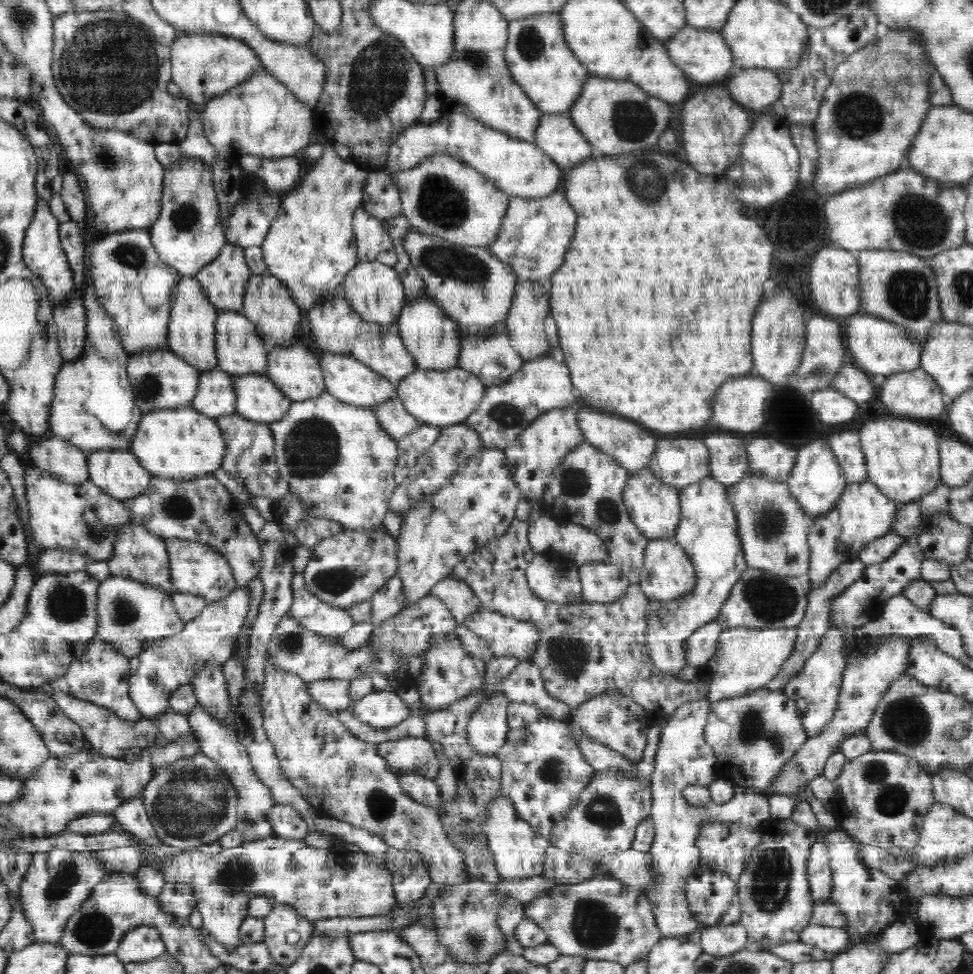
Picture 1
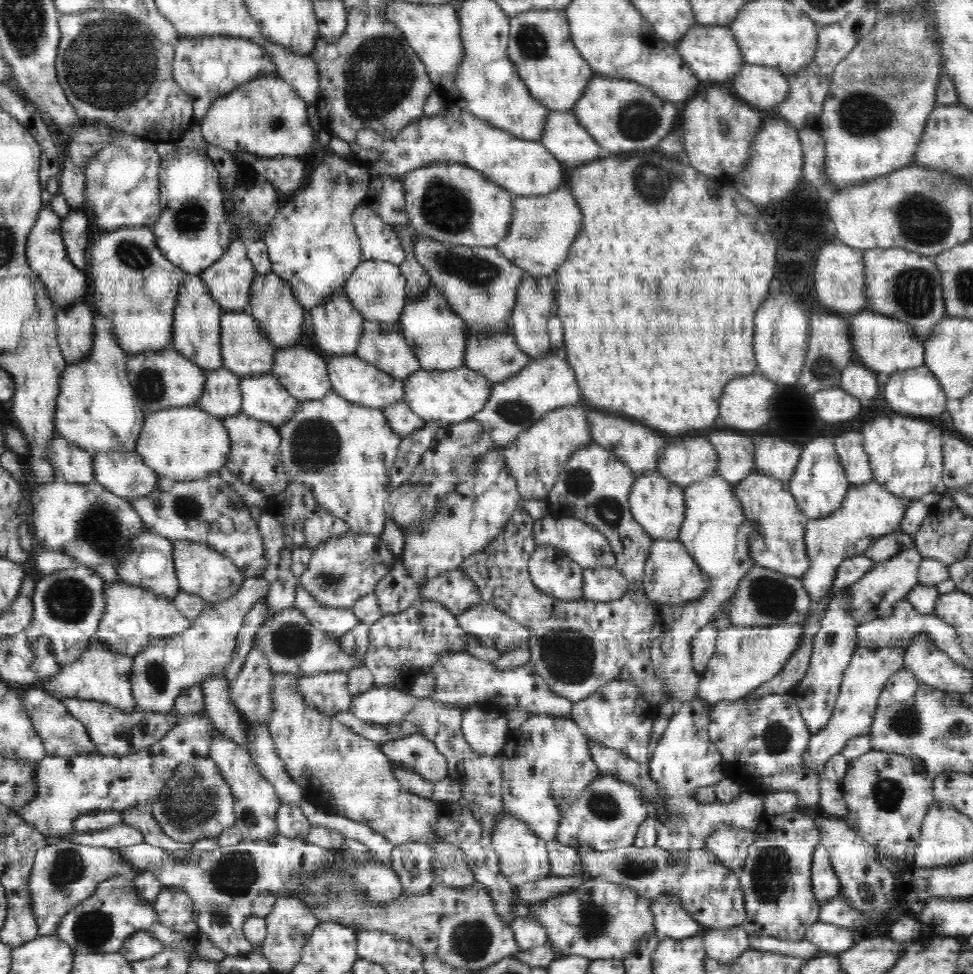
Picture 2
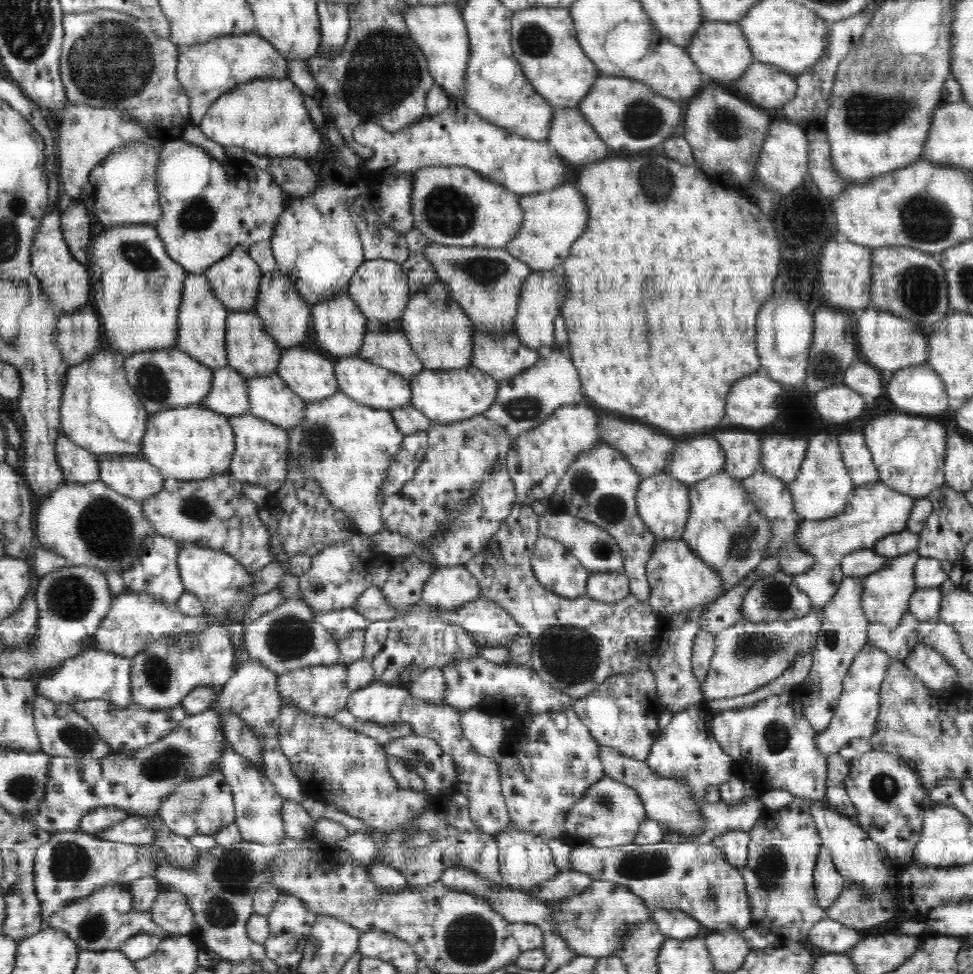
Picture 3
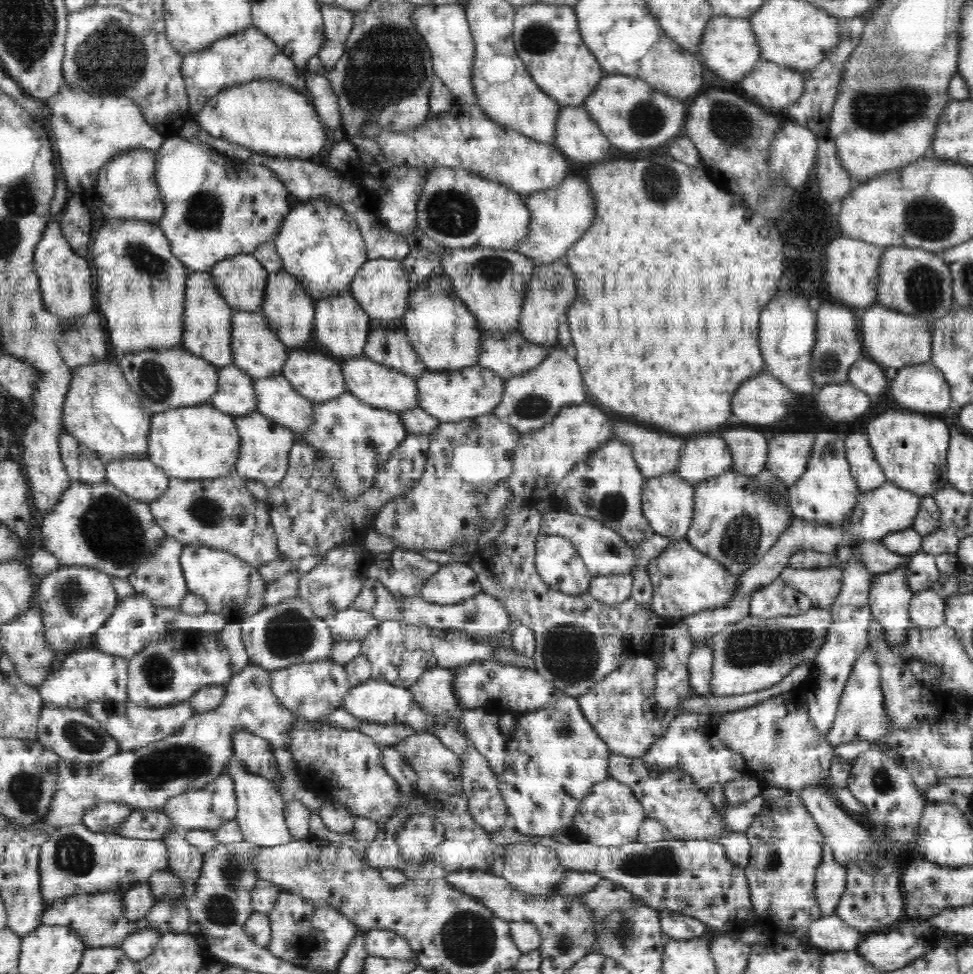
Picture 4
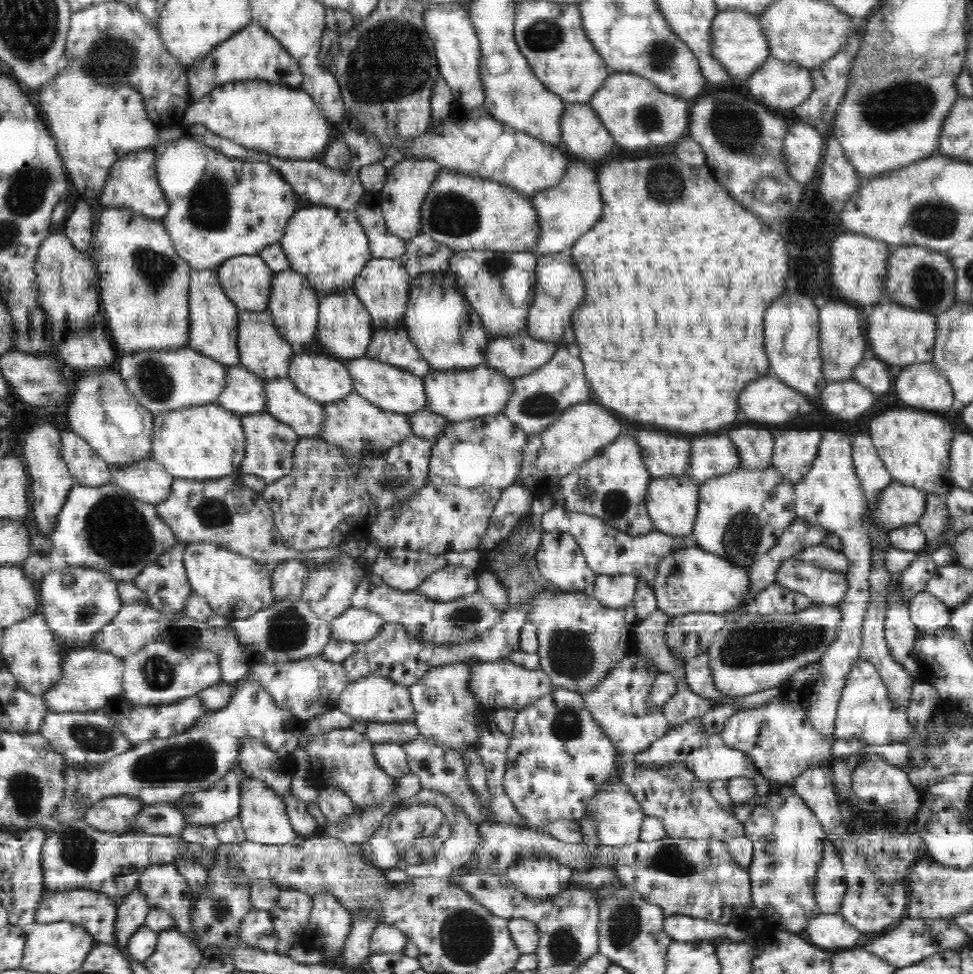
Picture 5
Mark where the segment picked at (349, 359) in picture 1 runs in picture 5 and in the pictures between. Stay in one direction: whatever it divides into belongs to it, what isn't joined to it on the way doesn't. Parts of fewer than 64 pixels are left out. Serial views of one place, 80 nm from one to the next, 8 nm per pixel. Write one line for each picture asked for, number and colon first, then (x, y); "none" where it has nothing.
2: (352, 378)
3: (369, 384)
4: (383, 387)
5: (391, 388)

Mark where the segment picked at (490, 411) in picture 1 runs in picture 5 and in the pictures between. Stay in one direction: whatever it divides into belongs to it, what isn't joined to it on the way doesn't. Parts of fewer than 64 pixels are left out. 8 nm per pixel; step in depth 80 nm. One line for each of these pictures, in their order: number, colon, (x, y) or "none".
2: (547, 383)
3: (523, 401)
4: (531, 400)
5: (540, 397)

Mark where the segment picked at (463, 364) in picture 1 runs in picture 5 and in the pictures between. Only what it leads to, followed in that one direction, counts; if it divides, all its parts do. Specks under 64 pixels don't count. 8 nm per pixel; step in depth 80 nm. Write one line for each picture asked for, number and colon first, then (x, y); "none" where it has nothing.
2: (498, 358)
3: (502, 358)
4: (510, 356)
5: (515, 356)

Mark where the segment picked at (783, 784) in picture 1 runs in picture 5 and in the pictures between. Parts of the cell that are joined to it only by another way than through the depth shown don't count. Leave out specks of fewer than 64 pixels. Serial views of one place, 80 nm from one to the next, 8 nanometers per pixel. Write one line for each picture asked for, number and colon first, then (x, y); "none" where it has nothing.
2: (869, 670)
3: (856, 713)
4: (861, 715)
5: (866, 712)

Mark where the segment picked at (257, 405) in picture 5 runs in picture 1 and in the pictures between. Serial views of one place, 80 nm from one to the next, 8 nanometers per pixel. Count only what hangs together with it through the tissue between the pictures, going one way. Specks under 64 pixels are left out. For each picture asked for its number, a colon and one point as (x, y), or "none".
1: (215, 397)
2: (221, 397)
3: (228, 395)
4: (235, 394)

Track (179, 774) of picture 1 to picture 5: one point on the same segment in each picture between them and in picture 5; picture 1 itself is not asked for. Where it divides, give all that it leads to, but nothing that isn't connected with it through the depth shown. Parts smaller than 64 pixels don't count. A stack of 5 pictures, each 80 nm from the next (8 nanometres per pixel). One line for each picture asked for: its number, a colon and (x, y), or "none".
2: (196, 802)
3: (204, 805)
4: (204, 808)
5: (215, 805)

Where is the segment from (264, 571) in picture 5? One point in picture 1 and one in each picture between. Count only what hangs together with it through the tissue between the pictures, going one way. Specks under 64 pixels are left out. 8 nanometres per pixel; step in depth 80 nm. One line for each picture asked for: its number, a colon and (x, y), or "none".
1: (195, 568)
2: (201, 571)
3: (223, 586)
4: (230, 586)

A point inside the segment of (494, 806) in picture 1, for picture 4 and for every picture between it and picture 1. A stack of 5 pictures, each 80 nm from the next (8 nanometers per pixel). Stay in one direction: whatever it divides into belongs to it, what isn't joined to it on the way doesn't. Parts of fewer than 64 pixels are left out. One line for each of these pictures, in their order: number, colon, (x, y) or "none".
2: (523, 857)
3: (525, 861)
4: (532, 868)

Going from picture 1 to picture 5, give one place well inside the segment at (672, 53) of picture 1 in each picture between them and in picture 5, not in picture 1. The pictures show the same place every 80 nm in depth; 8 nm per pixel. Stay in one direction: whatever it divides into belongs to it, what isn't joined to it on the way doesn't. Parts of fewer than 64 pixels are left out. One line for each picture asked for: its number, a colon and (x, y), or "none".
2: (712, 52)
3: (719, 50)
4: (728, 49)
5: (737, 42)

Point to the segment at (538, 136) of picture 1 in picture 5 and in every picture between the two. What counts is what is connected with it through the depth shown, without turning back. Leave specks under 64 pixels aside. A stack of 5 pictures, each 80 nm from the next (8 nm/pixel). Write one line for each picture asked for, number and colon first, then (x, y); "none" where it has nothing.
2: (562, 135)
3: (571, 137)
4: (577, 136)
5: (582, 133)

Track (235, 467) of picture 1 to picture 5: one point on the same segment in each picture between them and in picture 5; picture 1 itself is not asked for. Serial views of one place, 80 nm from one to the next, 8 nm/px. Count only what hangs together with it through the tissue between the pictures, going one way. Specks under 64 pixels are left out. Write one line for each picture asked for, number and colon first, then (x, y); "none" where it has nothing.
2: (254, 458)
3: (260, 457)
4: (264, 448)
5: (269, 444)

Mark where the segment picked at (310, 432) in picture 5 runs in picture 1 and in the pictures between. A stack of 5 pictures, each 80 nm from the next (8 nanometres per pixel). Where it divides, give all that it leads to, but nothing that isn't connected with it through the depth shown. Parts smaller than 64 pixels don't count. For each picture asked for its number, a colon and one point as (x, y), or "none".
1: (257, 398)
2: (263, 398)
3: (270, 398)
4: (276, 399)

